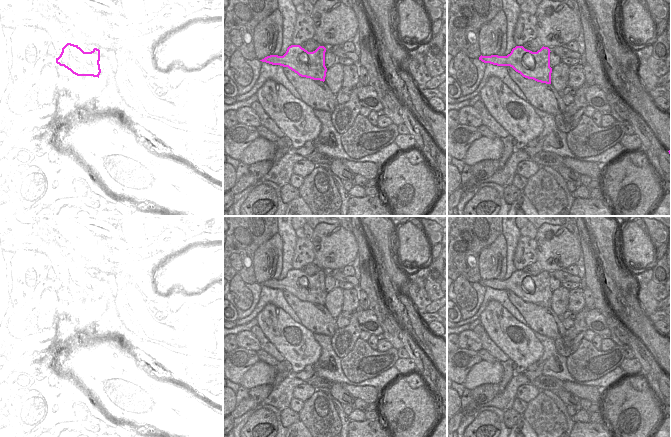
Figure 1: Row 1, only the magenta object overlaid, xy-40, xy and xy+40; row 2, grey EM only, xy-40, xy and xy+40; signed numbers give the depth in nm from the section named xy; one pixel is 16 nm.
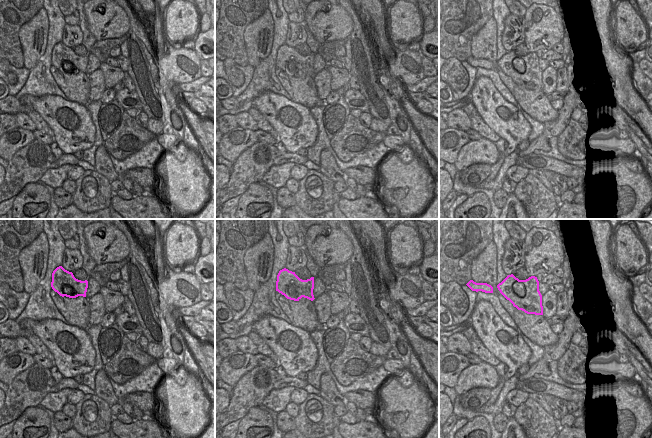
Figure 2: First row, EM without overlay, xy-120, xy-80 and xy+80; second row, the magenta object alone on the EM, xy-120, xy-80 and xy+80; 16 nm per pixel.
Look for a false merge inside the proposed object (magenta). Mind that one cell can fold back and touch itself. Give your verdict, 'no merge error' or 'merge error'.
no merge error

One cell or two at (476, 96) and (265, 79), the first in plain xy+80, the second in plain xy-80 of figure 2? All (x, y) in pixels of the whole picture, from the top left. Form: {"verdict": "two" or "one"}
{"verdict": "two"}

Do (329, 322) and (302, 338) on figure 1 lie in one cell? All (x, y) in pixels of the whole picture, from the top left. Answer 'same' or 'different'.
different

